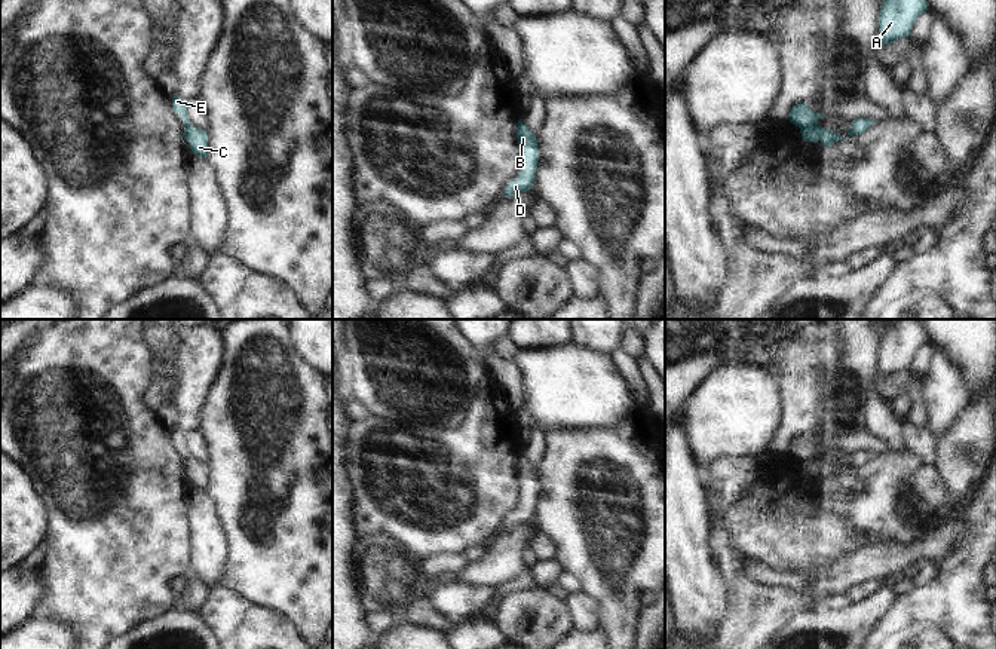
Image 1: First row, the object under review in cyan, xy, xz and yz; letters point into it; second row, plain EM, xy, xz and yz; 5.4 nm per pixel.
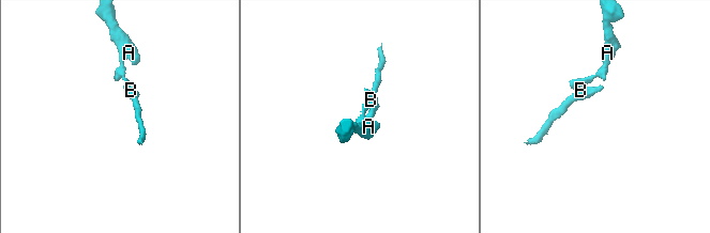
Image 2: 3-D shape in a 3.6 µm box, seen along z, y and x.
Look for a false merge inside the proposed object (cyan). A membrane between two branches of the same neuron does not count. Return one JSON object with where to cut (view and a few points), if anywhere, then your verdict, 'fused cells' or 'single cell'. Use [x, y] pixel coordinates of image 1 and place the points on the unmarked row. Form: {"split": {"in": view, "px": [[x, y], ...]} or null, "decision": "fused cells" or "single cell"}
{"split": {"in": "yz", "px": [[815, 456], [808, 456], [800, 462]]}, "decision": "fused cells"}

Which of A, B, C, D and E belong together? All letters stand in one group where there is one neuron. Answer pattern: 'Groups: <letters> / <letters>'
Groups: A E / B C D.

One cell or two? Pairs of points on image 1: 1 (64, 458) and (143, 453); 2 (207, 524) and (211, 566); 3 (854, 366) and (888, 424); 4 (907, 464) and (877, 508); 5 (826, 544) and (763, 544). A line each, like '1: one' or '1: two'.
1: one
2: one
3: one
4: one
5: one

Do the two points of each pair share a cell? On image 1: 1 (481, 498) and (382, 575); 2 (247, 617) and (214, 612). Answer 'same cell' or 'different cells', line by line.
1: different cells
2: same cell

